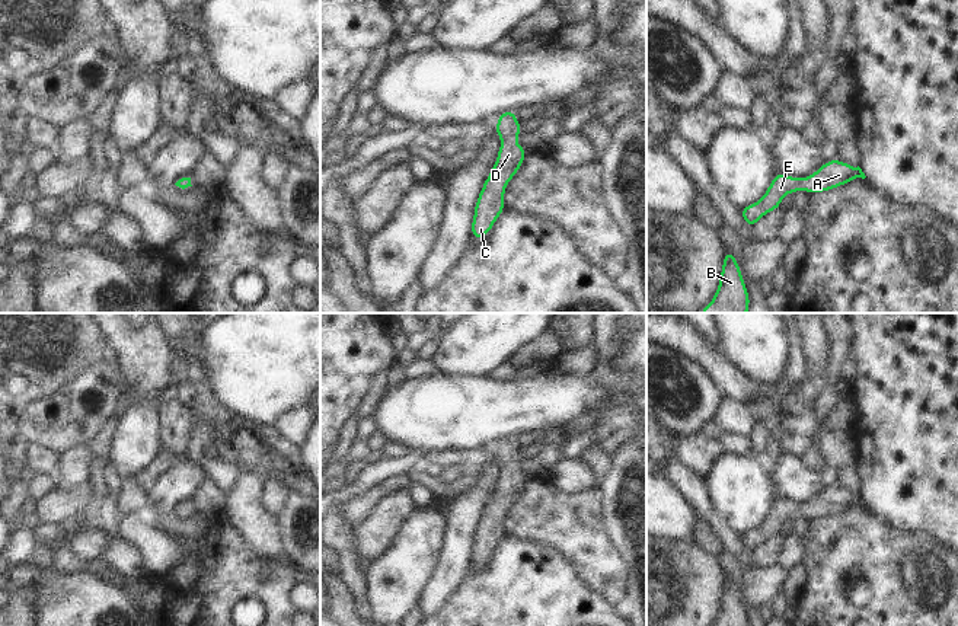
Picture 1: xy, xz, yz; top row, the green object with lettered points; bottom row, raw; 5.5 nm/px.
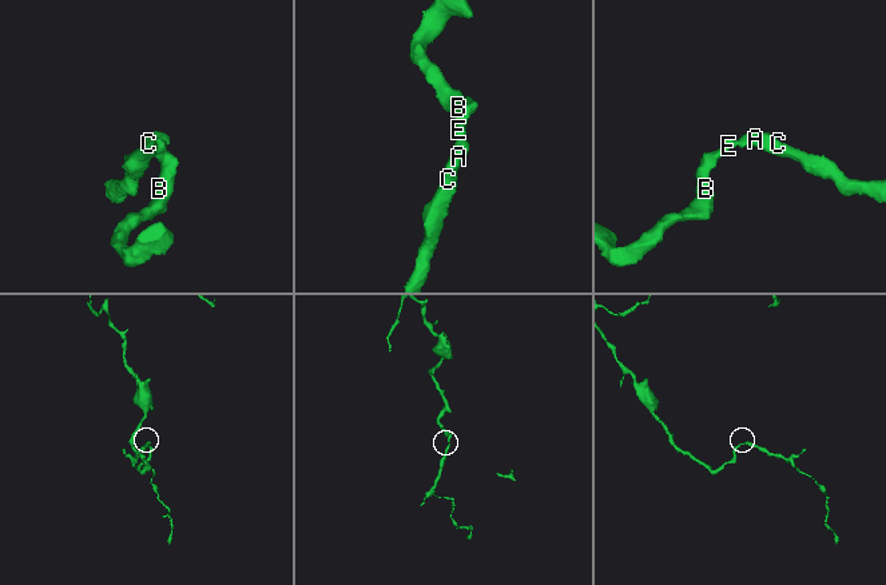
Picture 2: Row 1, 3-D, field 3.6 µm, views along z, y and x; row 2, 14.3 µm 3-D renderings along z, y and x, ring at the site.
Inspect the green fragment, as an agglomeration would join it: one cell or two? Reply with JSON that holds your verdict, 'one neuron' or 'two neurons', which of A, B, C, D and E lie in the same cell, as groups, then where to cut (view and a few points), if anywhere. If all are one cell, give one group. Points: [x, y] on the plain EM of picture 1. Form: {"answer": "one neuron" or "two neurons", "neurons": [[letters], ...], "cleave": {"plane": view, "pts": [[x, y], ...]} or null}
{"answer": "one neuron", "neurons": [["A", "B", "C", "D", "E"]], "cleave": null}

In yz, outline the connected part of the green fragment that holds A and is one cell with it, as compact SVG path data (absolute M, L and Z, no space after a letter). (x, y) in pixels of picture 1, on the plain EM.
M837 485L826 488L817 498L805 505L775 499L766 520L757 528L741 534L740 539L747 552L754 555L763 542L780 533L786 520L796 520L804 514L808 521L812 521L815 518L839 514L856 504L865 505L866 502L859 492L853 494Z

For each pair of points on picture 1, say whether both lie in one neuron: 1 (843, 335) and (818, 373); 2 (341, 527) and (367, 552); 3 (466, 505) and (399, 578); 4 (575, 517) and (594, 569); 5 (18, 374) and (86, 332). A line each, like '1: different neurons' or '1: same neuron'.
1: different neurons
2: different neurons
3: different neurons
4: same neuron
5: same neuron

